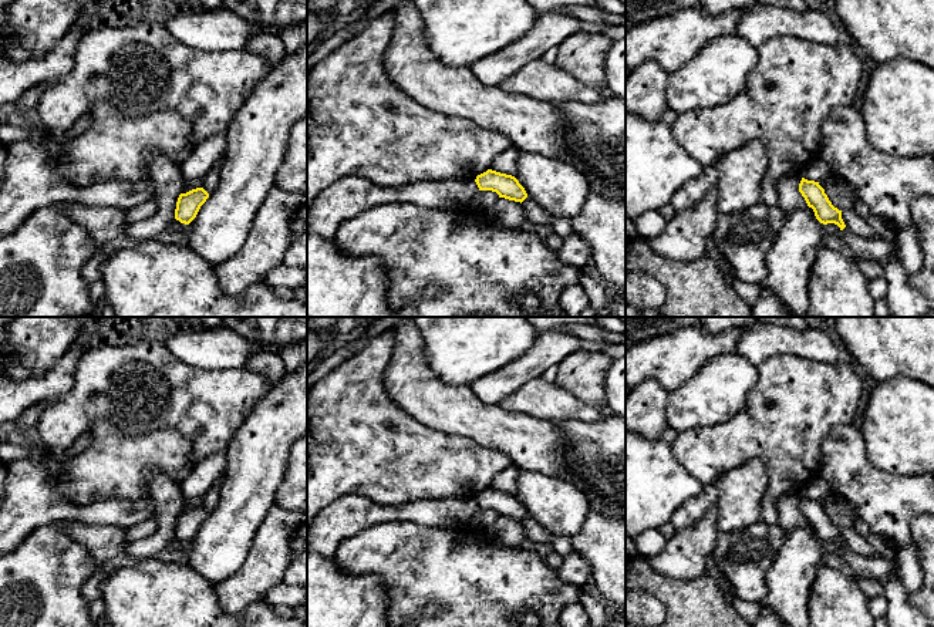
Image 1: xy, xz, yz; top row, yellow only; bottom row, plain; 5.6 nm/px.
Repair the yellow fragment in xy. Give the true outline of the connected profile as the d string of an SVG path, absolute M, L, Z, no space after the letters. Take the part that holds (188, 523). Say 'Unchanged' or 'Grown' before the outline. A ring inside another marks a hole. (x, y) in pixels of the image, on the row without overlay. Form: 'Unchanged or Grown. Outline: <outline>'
Unchanged. Outline: M203 506L181 512L176 520L175 537L189 543L198 533L200 525L206 520L209 512Z

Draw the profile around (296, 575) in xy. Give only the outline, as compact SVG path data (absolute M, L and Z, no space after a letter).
M307 520L296 527L290 539L290 564L283 582L290 586L307 586Z

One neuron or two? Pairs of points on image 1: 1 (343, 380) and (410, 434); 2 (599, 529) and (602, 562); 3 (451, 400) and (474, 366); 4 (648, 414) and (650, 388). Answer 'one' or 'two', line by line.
1: one
2: one
3: two
4: one

